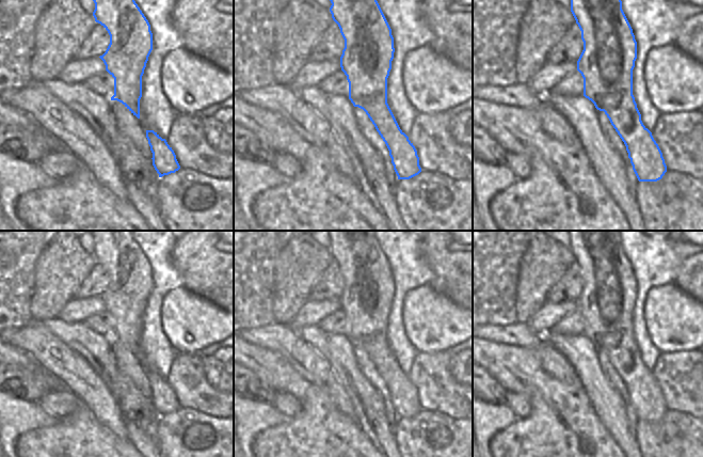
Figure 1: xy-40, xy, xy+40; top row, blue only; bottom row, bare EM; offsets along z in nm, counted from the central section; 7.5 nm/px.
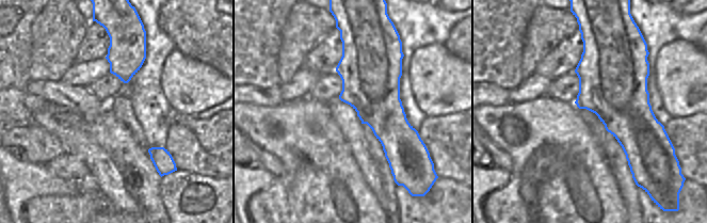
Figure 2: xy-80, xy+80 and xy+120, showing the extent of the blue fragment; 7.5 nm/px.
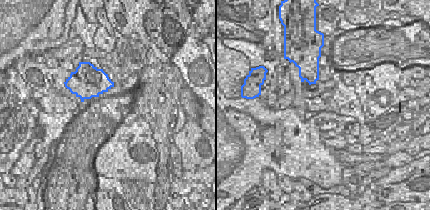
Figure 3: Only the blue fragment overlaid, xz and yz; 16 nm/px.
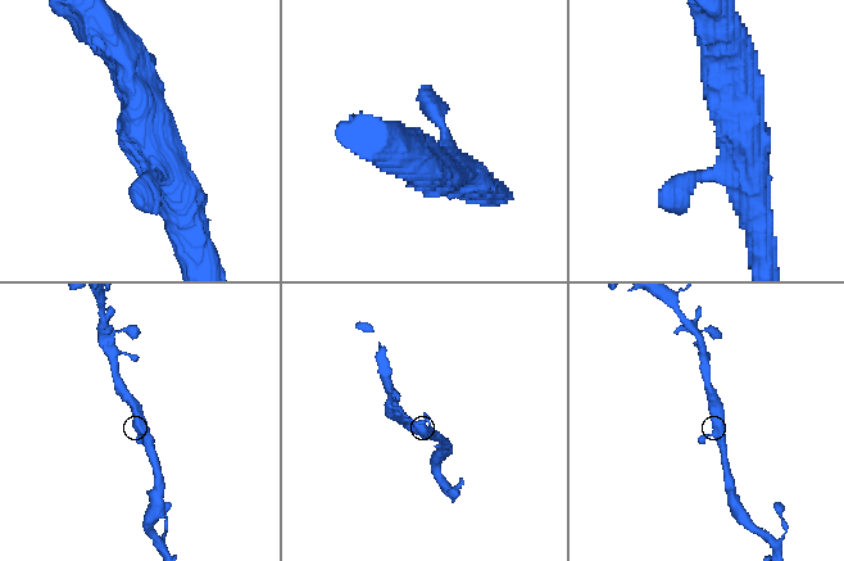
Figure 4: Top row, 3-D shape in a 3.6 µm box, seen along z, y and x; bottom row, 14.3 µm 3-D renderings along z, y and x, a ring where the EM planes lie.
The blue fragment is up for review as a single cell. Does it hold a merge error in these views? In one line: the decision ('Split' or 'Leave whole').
Leave whole

